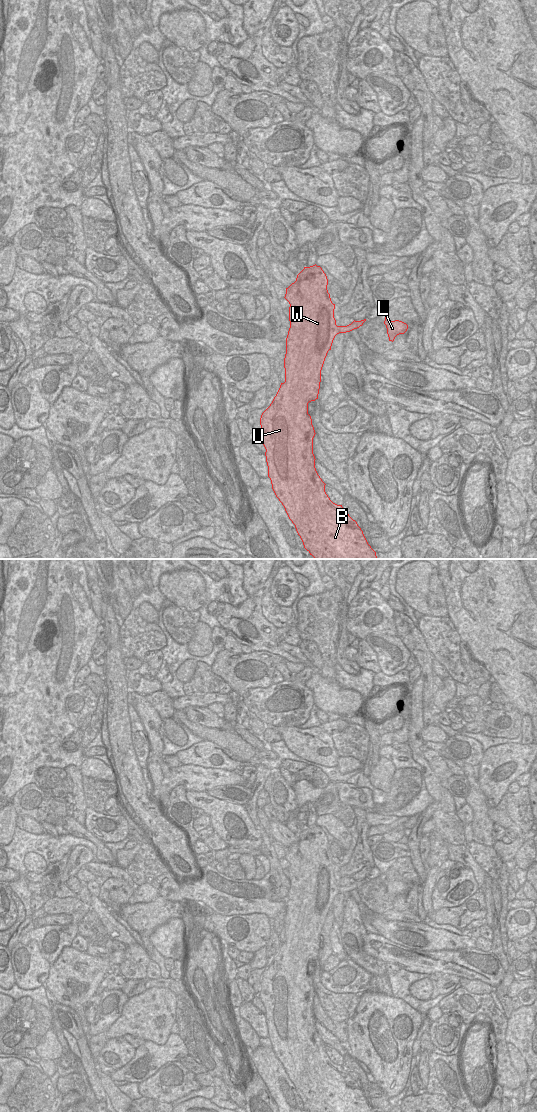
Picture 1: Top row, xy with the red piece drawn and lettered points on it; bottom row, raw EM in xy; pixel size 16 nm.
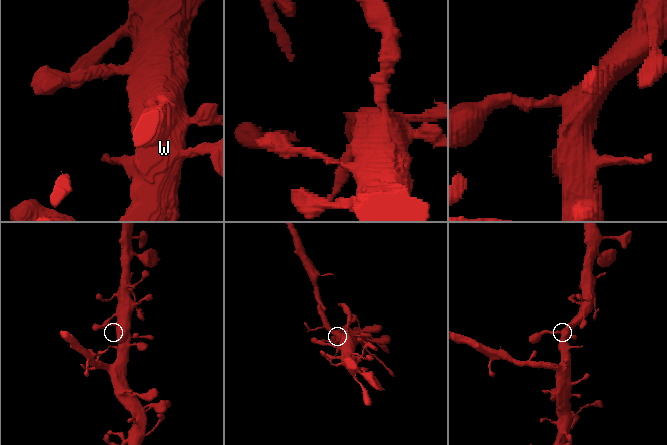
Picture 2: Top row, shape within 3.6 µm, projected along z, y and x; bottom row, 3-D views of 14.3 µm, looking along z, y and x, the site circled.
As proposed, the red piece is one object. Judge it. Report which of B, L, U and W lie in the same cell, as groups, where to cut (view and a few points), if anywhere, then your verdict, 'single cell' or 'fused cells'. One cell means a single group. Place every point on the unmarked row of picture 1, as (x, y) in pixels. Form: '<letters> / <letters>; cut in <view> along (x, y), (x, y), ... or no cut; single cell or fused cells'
B L U W; no cut; single cell

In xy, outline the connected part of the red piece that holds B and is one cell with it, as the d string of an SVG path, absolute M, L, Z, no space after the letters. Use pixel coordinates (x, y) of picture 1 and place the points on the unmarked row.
M315 824L304 827L296 841L286 848L284 858L290 864L290 888L284 918L285 942L281 943L272 963L261 975L258 997L266 1009L272 1049L295 1085L307 1111L375 1112L357 1082L342 1065L330 1060L325 1052L326 1044L315 1028L313 998L316 993L308 974L308 963L318 959L321 930L335 896L357 889L366 881L354 880L347 886L337 886L334 878L335 864L331 861L327 845L326 834Z

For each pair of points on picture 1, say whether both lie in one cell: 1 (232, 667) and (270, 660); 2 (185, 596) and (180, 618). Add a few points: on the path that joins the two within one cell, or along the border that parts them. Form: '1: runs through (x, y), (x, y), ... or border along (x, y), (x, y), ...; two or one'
1: runs through (241, 661), (247, 658), (261, 660); one
2: border along (166, 598), (187, 610), (197, 610); two

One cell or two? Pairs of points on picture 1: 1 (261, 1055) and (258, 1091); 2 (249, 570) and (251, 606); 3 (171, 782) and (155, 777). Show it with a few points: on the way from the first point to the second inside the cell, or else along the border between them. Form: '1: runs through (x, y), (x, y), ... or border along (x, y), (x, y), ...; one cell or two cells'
1: border along (251, 1053), (253, 1065), (271, 1095); two cells
2: border along (266, 578), (263, 585), (248, 597); two cells
3: border along (170, 768), (170, 775), (160, 785), (154, 787); two cells

